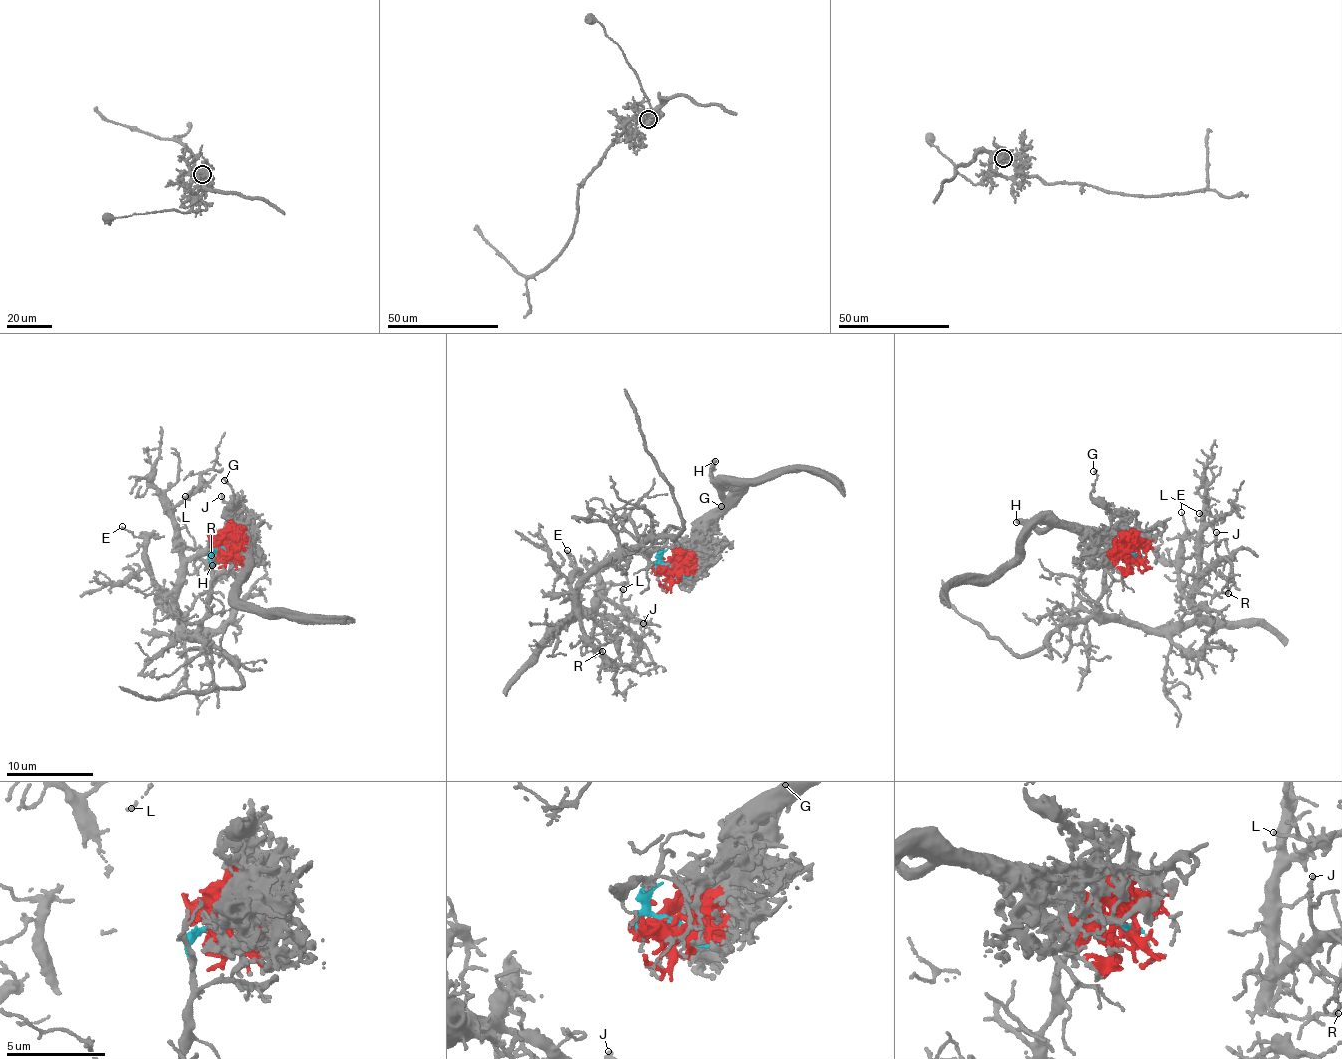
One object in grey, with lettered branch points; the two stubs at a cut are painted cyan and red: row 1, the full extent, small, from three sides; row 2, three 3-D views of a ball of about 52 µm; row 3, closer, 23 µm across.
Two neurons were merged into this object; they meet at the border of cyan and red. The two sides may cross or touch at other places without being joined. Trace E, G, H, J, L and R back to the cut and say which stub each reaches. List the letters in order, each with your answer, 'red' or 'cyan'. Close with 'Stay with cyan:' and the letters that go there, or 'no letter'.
E: cyan
G: red
H: red
J: cyan
L: cyan
R: cyan
Stay with cyan: E, J, L, R

